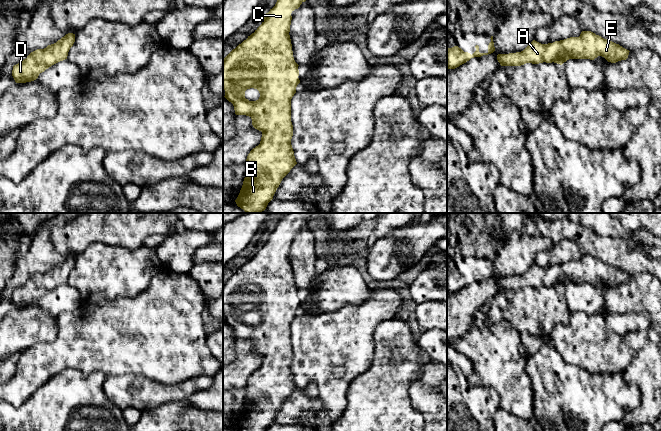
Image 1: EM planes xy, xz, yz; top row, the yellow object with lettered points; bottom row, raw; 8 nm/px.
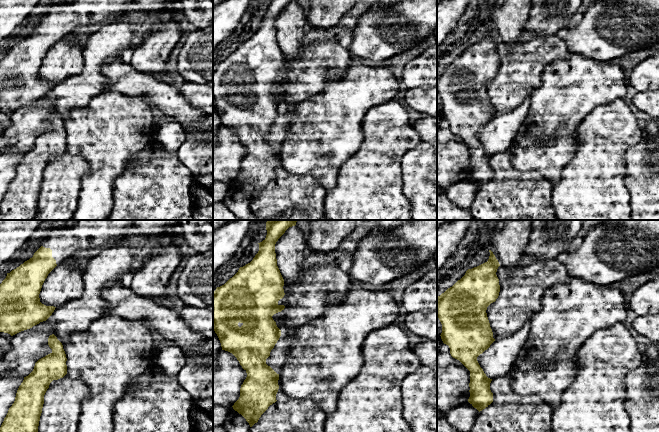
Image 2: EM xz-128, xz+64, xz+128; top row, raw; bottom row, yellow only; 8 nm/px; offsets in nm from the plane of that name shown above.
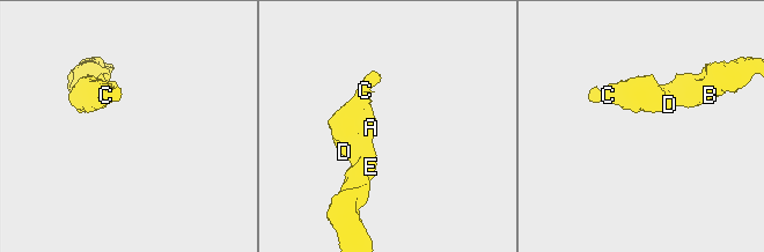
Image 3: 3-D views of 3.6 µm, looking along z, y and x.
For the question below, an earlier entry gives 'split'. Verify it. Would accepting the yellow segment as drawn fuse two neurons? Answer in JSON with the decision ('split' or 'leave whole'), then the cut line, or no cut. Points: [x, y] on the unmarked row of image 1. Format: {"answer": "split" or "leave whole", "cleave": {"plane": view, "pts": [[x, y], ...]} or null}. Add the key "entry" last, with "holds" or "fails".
{"answer": "leave whole", "cleave": null, "entry": "fails"}

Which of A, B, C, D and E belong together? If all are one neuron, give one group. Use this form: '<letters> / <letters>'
A B C D E

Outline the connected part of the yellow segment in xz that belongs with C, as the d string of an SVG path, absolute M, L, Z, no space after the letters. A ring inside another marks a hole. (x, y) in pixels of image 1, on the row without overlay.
M280 213L275 230L264 238L264 245L246 264L239 268L223 283L223 313L225 322L234 330L236 339L246 339L252 343L255 353L262 356L260 368L247 380L246 397L240 417L235 424L238 431L267 431L282 403L297 388L291 369L293 349L291 346L291 323L300 307L298 288L295 286L290 263L291 237L307 224L307 213ZM254 312L260 317L256 325L245 322L245 315Z

